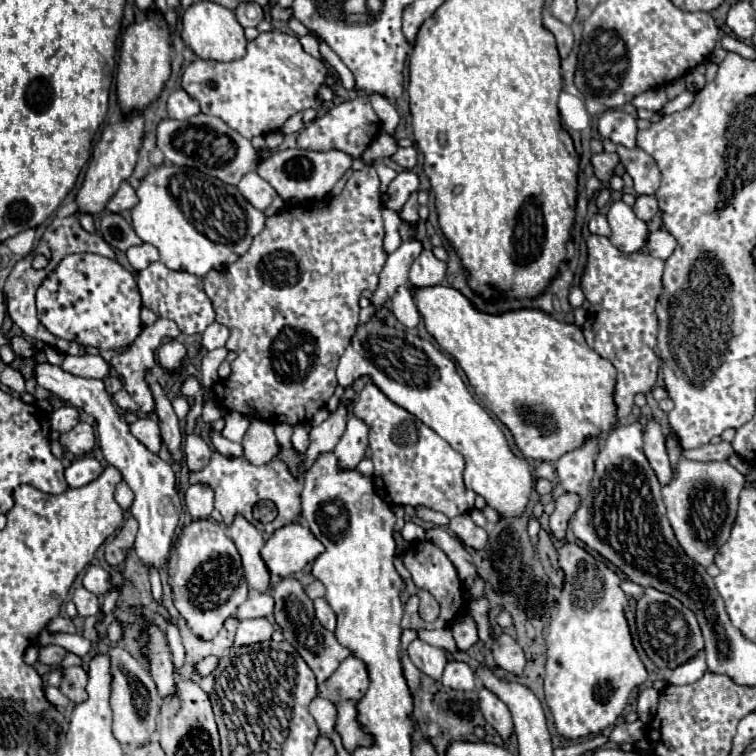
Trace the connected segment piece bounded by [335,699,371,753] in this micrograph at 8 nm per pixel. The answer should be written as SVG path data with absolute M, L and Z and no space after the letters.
M353 699L335 703L337 721L335 731L339 733L343 747L351 753L355 747L371 747L371 735L363 735L363 727L359 727L359 719L355 719L355 703Z

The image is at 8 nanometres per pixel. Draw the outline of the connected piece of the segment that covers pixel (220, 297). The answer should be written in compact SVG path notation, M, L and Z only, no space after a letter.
M367 165L361 171L353 171L353 175L345 183L345 189L341 195L337 195L335 199L323 199L319 203L311 203L311 207L305 207L305 209L293 207L293 209L285 209L273 217L267 217L263 231L253 239L253 243L245 255L241 255L235 263L229 263L227 269L223 269L223 271L211 269L203 277L205 293L213 301L213 307L217 313L215 321L227 325L231 331L229 343L225 347L227 350L237 353L237 359L231 363L231 375L225 379L219 379L219 383L215 383L211 387L213 397L217 399L219 405L223 405L223 409L237 411L237 413L243 413L247 417L253 417L253 419L263 419L271 425L277 425L277 423L307 425L307 421L311 421L311 417L321 407L325 407L325 403L329 401L329 397L335 393L335 387L337 387L337 377L335 377L337 361L343 355L343 351L345 351L345 347L347 347L347 343L349 343L349 339L355 333L355 327L359 323L361 291L375 289L379 285L379 273L381 273L383 263L387 259L387 255L383 251L383 217L381 217L381 209L379 209L379 197L381 197L381 181L379 181L375 167Z

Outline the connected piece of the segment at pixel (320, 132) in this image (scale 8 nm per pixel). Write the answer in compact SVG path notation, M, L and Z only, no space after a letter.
M357 95L355 99L343 101L337 107L329 109L325 115L317 117L311 125L303 127L297 135L297 147L303 150L329 151L336 149L351 155L353 159L361 159L373 139L379 135L381 123L377 113L373 111L367 95Z

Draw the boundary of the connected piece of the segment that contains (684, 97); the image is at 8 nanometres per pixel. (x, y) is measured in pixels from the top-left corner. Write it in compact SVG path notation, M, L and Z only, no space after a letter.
M683 91L681 95L677 95L673 101L669 101L659 113L675 113L675 111L683 111L683 109L687 109L689 105L693 103L693 93L691 91Z

